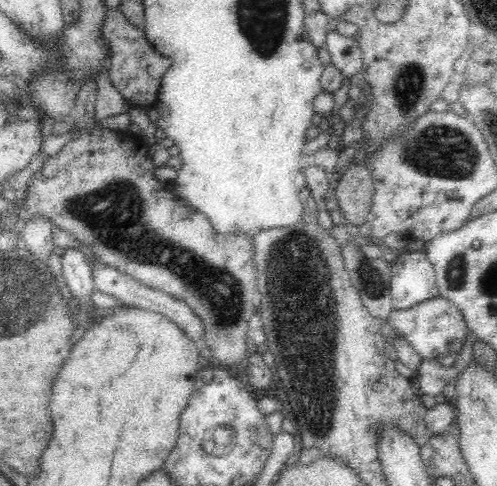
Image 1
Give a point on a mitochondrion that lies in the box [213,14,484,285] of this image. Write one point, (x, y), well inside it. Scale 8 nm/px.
(446, 152)

